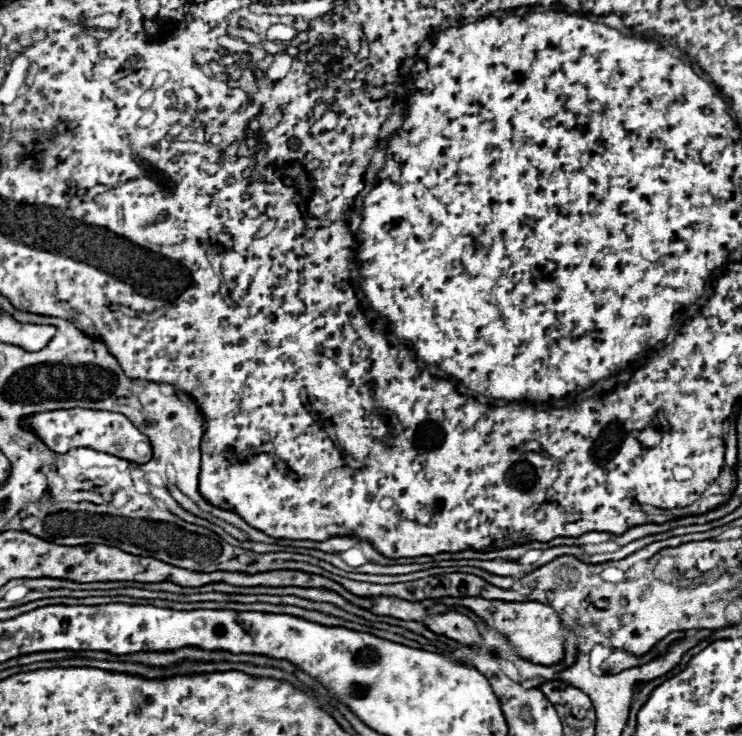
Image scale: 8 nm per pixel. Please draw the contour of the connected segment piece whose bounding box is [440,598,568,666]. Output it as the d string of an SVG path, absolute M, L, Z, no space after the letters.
M444 598L440 600L450 606L464 606L470 608L474 614L478 614L490 628L504 634L510 644L516 648L518 656L534 662L552 666L562 662L564 658L564 638L568 630L562 626L558 614L542 602L502 602L502 600L484 600L484 598Z

